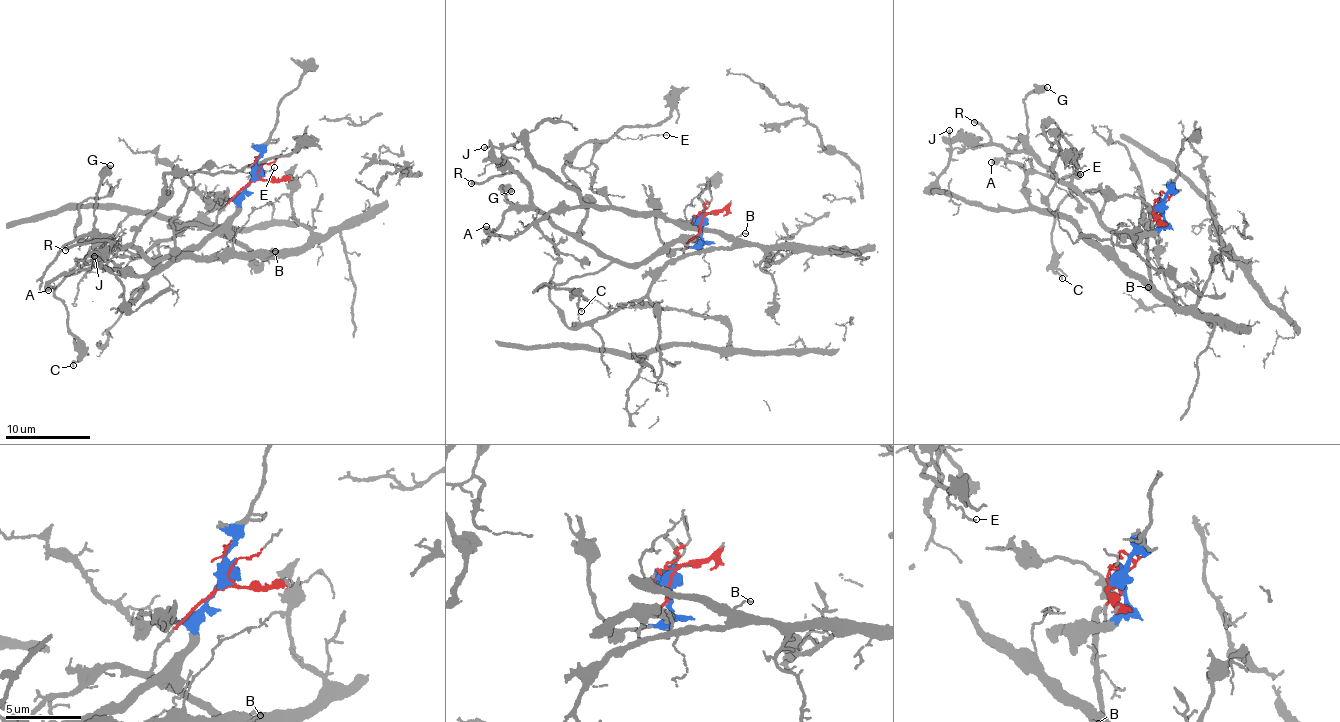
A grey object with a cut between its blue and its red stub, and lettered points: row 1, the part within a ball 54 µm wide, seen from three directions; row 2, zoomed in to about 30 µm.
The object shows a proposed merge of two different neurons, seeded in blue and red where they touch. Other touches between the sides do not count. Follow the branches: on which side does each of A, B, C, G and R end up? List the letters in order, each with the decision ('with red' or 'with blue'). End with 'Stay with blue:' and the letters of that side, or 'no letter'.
A: with red
B: with red
C: with blue
G: with blue
R: with blue
Stay with blue: C, G, R

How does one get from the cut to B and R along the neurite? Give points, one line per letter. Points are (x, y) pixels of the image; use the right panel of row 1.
B: (1158, 211), (1160, 214), (1151, 223), (1146, 252), (1151, 280), (1145, 287), (1149, 287)
R: (1160, 211), (1163, 224), (1146, 233), (1113, 233), (1097, 211), (1028, 153), (1012, 153), (973, 122)

